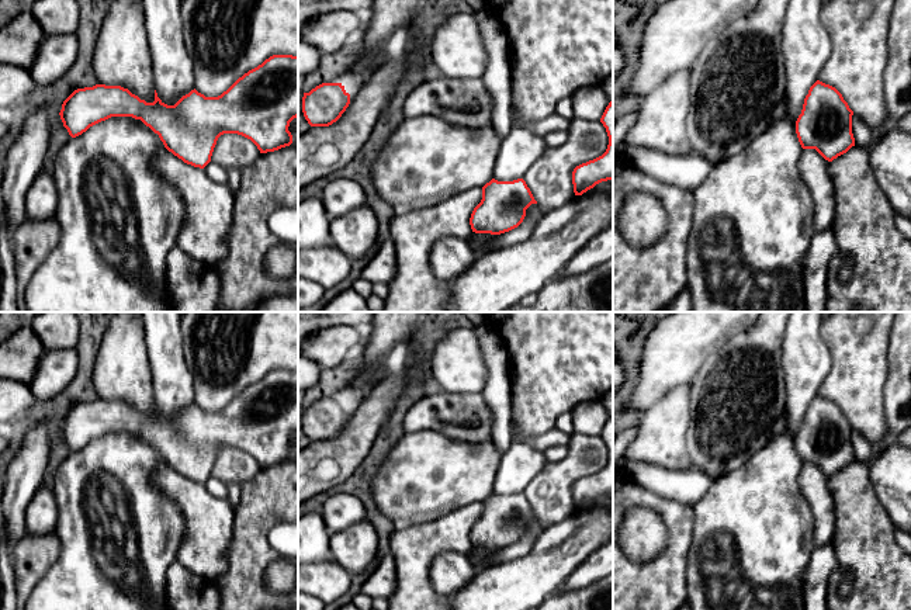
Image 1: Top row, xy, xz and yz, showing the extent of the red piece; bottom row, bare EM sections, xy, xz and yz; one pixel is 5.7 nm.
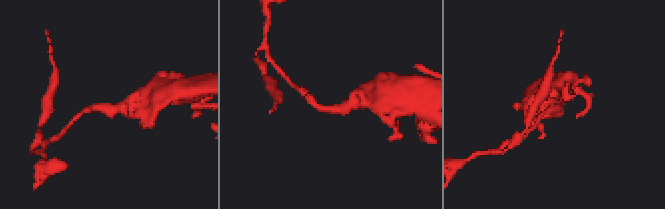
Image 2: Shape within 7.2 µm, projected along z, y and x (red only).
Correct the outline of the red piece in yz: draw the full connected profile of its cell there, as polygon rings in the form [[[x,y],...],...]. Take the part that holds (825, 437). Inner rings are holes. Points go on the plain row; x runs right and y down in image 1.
[[[817,395],[804,413],[796,436],[796,448],[803,464],[815,464],[832,476],[855,461],[853,426],[832,401]]]

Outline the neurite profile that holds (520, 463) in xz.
[[[512,440],[509,448],[502,454],[493,481],[493,493],[498,496],[523,493],[545,462],[544,451],[527,443]]]

